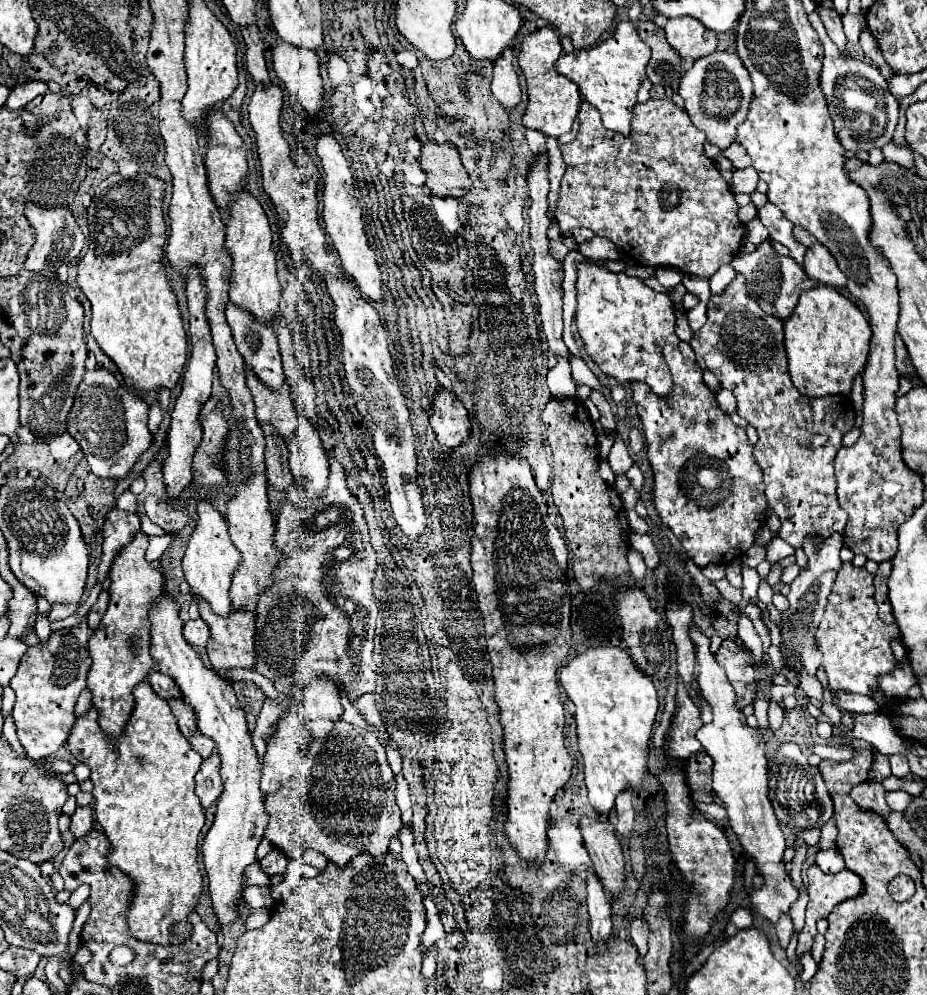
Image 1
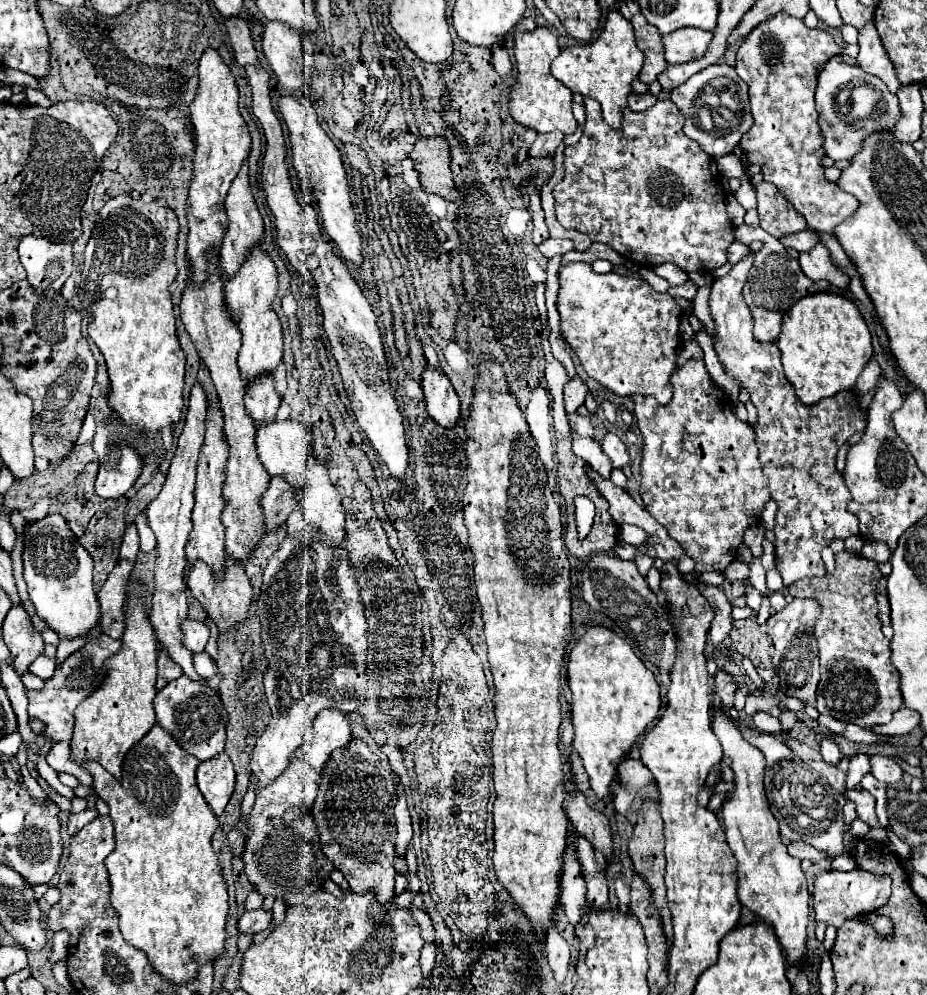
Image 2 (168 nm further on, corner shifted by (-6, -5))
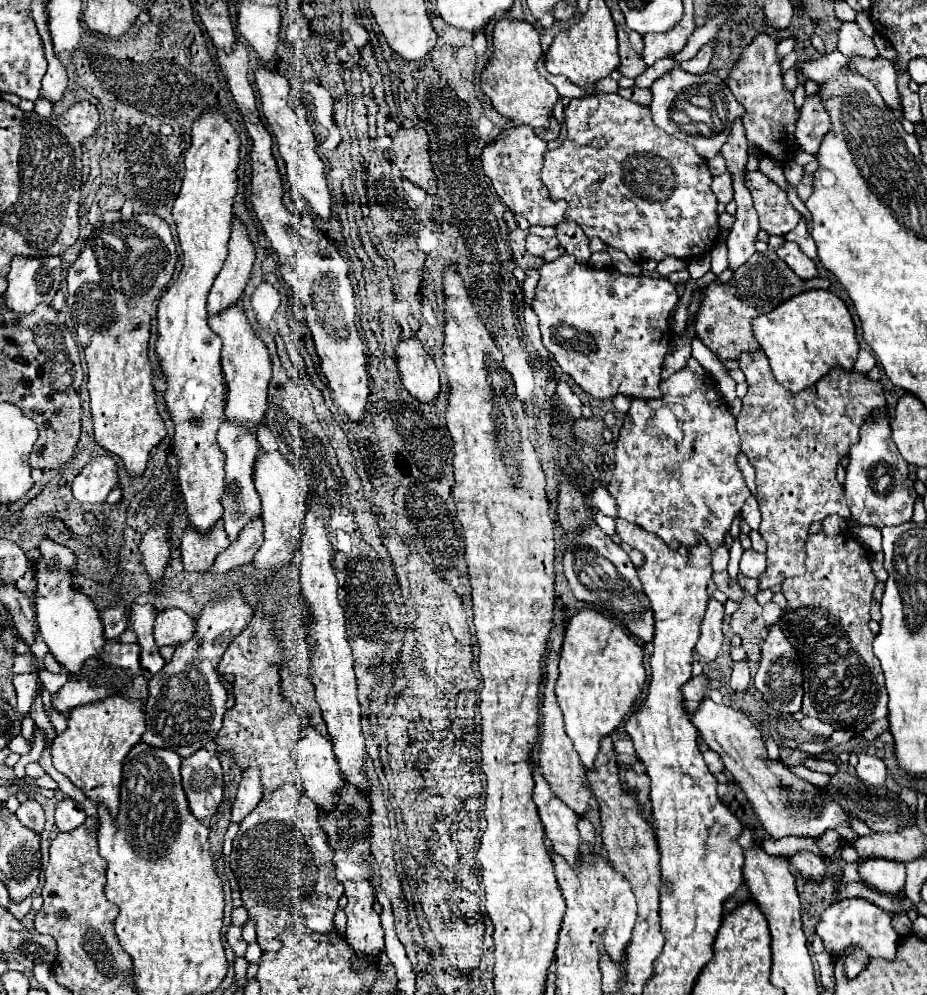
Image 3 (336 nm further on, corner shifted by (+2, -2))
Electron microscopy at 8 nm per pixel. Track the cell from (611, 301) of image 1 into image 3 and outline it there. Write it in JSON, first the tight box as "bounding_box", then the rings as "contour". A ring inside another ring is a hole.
{"bounding_box":[532,255,676,399],"contour":[[[562,255],[540,267],[540,281],[532,309],[540,321],[544,347],[552,353],[562,371],[568,373],[594,399],[612,399],[618,393],[640,399],[658,399],[662,361],[672,339],[668,319],[676,301],[676,287],[664,277],[622,275],[614,267],[594,269],[590,265],[576,263],[572,255]]]}

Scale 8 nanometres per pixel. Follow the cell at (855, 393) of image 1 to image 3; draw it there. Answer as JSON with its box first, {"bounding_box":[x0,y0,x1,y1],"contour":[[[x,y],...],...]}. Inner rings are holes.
{"bounding_box":[854,349,876,375],"contour":[[[860,349],[858,359],[856,359],[856,363],[854,363],[854,371],[866,375],[870,369],[874,369],[874,365],[876,365],[874,355],[872,355],[868,349]]]}

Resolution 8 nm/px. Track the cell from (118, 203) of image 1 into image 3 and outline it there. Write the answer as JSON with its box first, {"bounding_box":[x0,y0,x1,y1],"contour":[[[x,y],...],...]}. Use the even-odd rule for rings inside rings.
{"bounding_box":[68,211,176,475],"contour":[[[106,211],[102,213],[100,221],[94,225],[94,231],[90,235],[90,239],[84,241],[84,247],[78,253],[78,259],[74,261],[74,265],[68,269],[68,309],[76,327],[76,335],[80,345],[84,347],[84,357],[88,363],[88,393],[90,393],[90,407],[92,407],[92,421],[94,421],[94,439],[98,445],[102,445],[106,451],[116,453],[130,475],[142,475],[142,471],[146,469],[146,461],[148,461],[148,453],[154,445],[158,445],[164,437],[166,437],[166,425],[156,409],[156,389],[154,389],[154,369],[150,365],[148,359],[148,341],[150,341],[150,313],[154,307],[156,297],[160,297],[160,293],[166,289],[166,283],[172,279],[174,275],[174,267],[176,267],[176,245],[170,233],[168,223],[158,217],[156,213],[134,213],[134,215],[122,215],[122,211]]]}

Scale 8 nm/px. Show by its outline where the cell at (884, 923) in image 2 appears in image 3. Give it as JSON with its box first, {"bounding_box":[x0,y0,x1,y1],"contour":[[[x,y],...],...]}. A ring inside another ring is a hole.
{"bounding_box":[816,897,896,979],"contour":[[[862,897],[842,899],[842,901],[830,905],[820,915],[816,933],[822,937],[828,953],[846,955],[846,975],[850,979],[854,979],[864,969],[864,963],[868,961],[868,957],[894,959],[894,955],[896,955],[896,931],[892,929],[892,915],[886,909],[866,901]]]}

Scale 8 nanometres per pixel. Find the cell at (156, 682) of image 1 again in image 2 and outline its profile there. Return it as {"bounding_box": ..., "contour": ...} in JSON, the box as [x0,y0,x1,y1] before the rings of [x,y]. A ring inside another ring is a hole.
{"bounding_box":[156,648,182,690],"contour":[[[160,648],[160,652],[158,652],[158,682],[156,682],[156,688],[162,690],[168,682],[176,680],[178,676],[182,676],[180,666],[176,666],[176,662],[172,662],[168,658],[168,654],[164,654],[164,650]]]}

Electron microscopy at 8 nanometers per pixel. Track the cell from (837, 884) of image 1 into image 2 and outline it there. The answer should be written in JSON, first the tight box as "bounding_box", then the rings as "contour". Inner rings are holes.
{"bounding_box":[812,868,892,928],"contour":[[[858,868],[850,870],[850,872],[834,872],[834,870],[824,872],[816,878],[816,884],[814,884],[812,898],[814,898],[816,920],[840,928],[848,918],[856,918],[860,914],[874,912],[888,902],[890,884],[892,884],[892,880],[888,878],[888,874],[878,876],[878,874],[866,872],[866,870],[858,870]]]}

